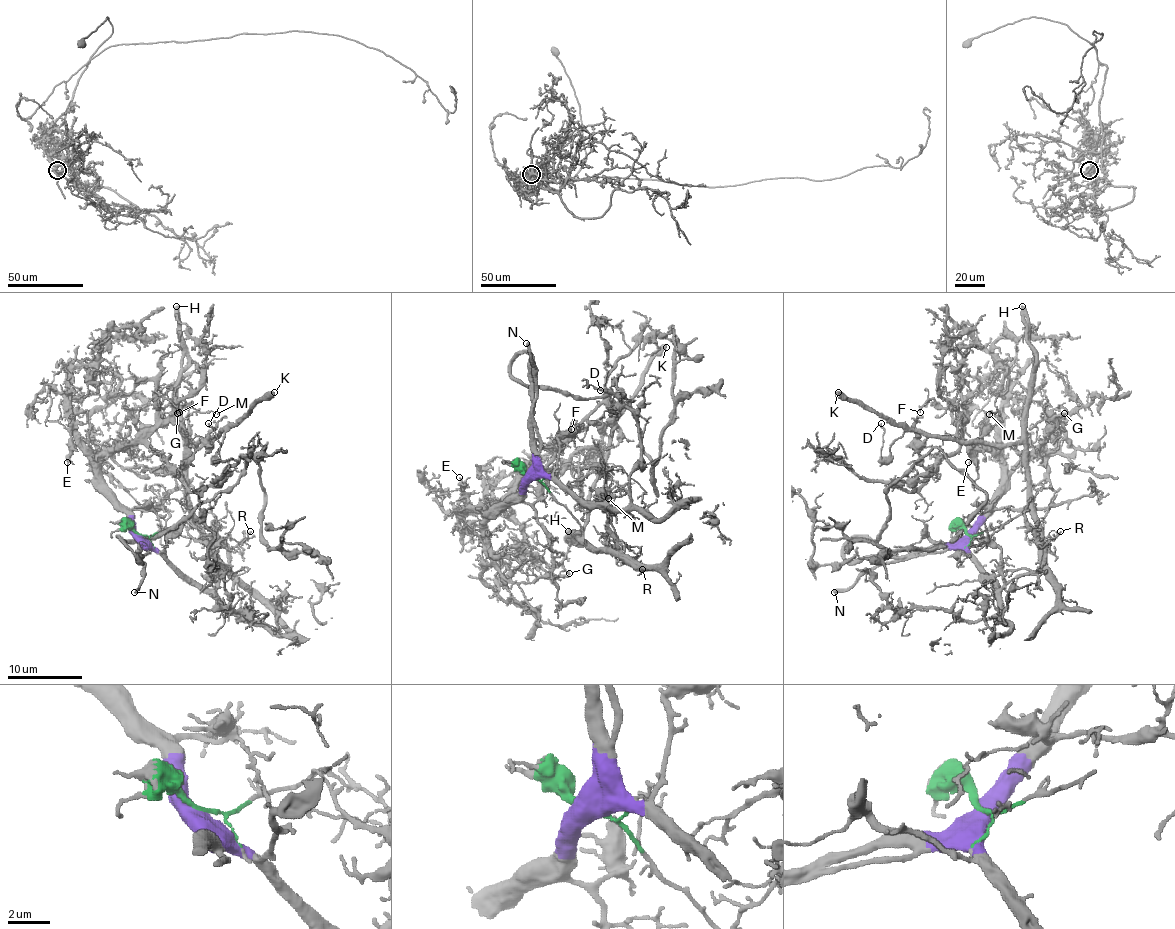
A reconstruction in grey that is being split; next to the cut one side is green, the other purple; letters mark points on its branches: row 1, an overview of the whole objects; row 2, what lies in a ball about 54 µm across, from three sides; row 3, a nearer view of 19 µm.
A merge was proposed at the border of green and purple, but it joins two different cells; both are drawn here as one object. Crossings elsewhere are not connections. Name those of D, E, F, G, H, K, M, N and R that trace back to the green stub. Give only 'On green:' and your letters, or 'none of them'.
On green: D, H, K

